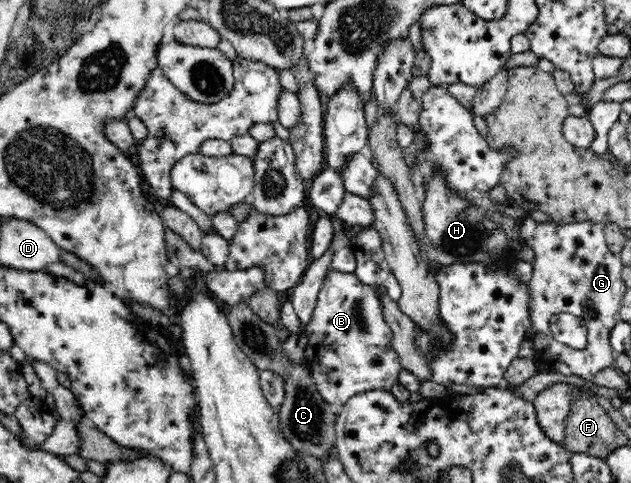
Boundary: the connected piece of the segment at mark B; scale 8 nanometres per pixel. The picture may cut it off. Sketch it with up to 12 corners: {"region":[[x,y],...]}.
{"region":[[333,270],[303,363],[336,409],[399,383],[376,286]]}

